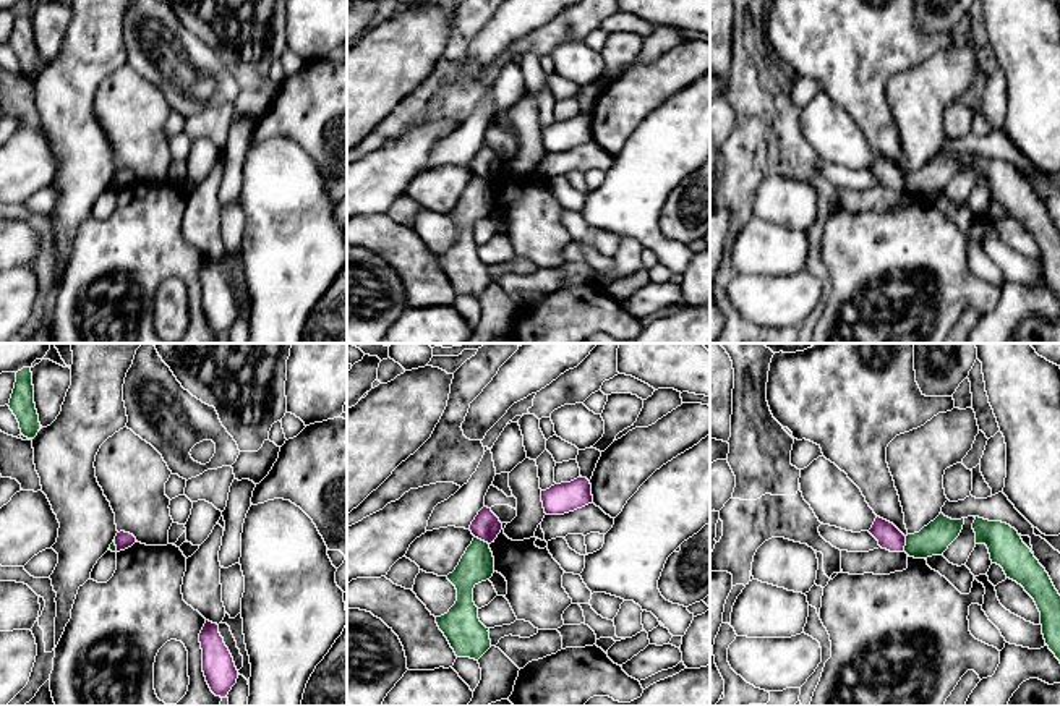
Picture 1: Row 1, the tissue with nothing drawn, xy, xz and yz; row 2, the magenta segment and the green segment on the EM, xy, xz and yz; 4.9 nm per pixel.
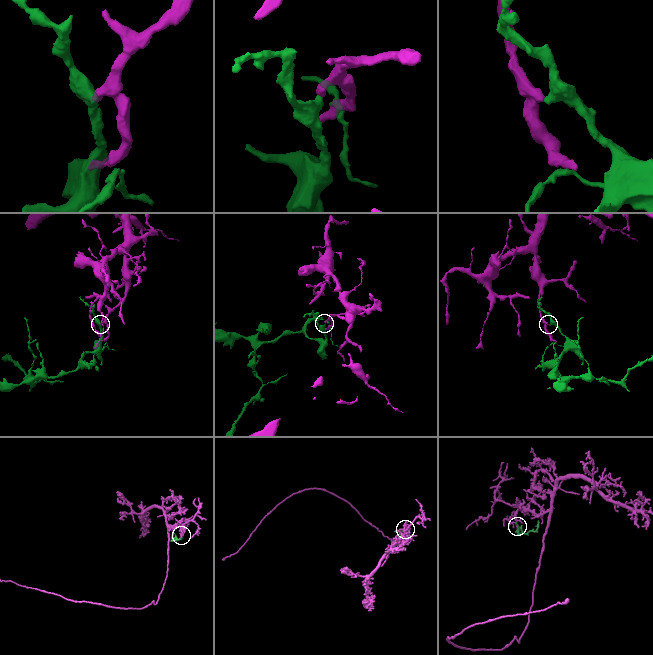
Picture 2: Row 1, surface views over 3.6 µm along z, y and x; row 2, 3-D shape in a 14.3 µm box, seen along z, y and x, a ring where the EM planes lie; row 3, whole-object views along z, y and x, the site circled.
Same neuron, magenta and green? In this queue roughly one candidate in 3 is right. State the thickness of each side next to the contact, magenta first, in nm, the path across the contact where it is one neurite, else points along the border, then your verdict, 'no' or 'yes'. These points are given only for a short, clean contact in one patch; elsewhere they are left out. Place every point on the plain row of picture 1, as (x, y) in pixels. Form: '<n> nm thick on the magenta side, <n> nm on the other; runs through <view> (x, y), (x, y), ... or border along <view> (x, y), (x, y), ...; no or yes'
120 nm thick on the magenta side, 160 nm on the other; border along yz (906, 174), (903, 188); no

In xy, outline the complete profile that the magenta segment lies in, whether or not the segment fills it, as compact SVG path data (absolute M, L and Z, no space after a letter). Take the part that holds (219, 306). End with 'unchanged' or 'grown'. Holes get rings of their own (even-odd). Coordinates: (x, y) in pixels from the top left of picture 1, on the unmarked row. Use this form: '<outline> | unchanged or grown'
M206 257L199 270L199 280L206 319L216 334L225 335L237 321L238 308L219 270L219 262Z | unchanged

